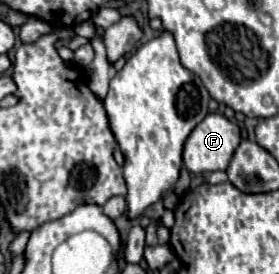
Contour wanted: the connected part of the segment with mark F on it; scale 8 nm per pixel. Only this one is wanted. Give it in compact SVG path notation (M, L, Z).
M210 113L184 145L184 167L192 173L224 171L240 145L240 129L224 115Z

